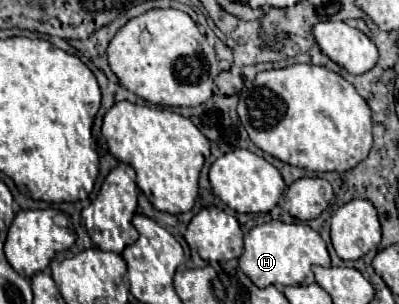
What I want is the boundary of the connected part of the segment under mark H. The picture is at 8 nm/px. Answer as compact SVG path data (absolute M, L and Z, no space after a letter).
M279 220L255 226L245 236L245 252L239 258L239 268L251 278L251 282L257 288L265 288L271 284L273 286L299 286L303 284L313 264L319 264L323 268L329 266L329 252L319 232L315 232L311 226L303 222L285 224Z

